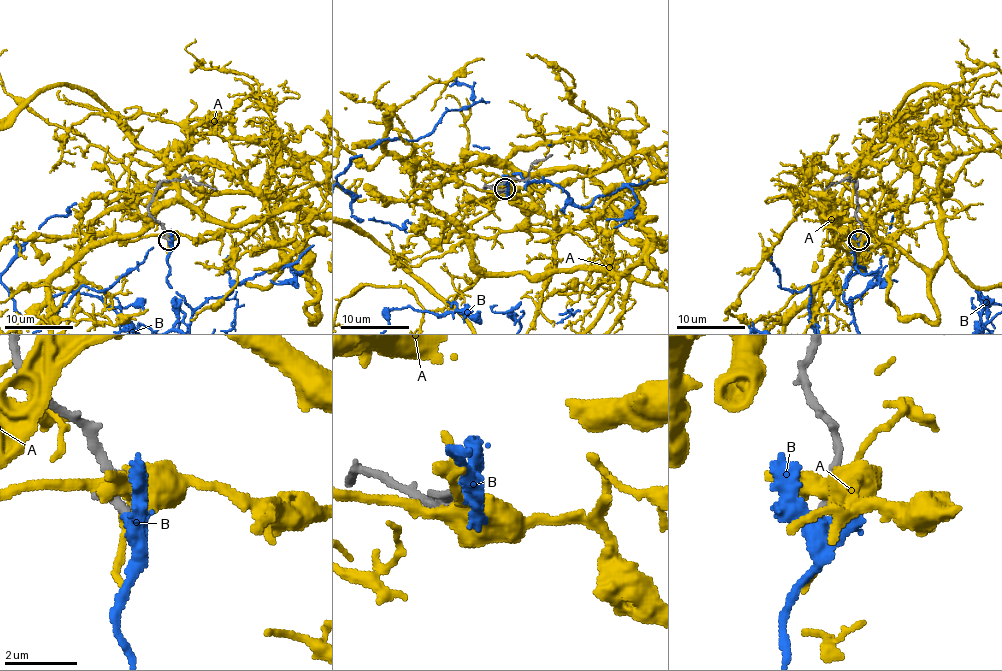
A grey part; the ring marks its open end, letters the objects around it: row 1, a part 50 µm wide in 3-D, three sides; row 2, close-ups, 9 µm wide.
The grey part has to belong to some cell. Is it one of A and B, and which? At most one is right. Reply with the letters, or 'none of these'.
B

